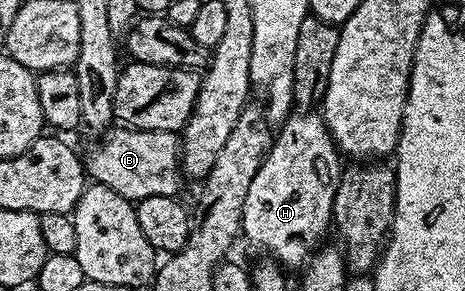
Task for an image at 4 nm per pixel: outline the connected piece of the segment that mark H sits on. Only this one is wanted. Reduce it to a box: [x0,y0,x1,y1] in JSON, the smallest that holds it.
[243,110,342,269]

